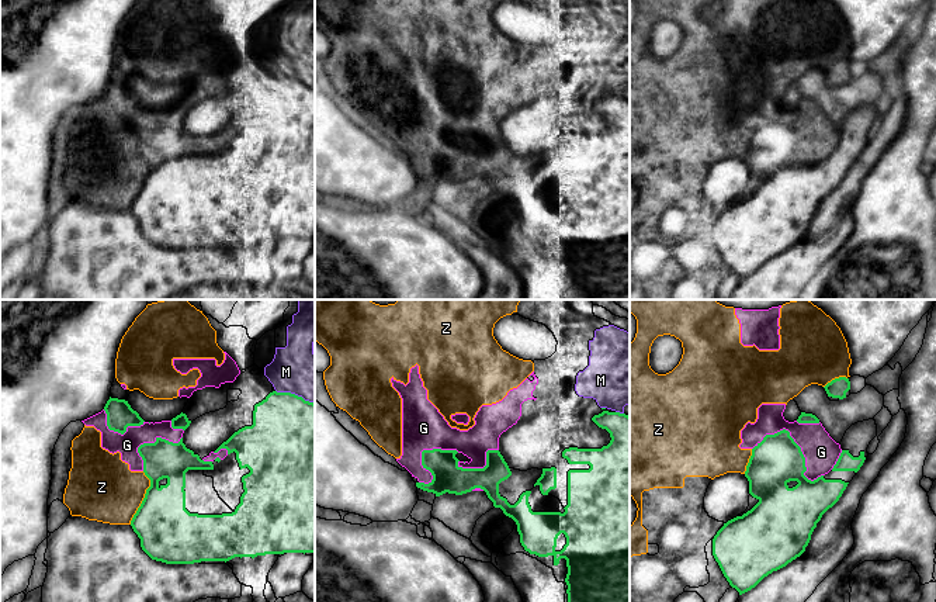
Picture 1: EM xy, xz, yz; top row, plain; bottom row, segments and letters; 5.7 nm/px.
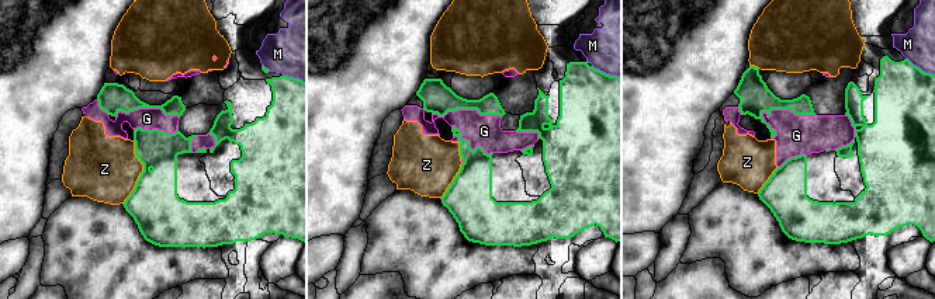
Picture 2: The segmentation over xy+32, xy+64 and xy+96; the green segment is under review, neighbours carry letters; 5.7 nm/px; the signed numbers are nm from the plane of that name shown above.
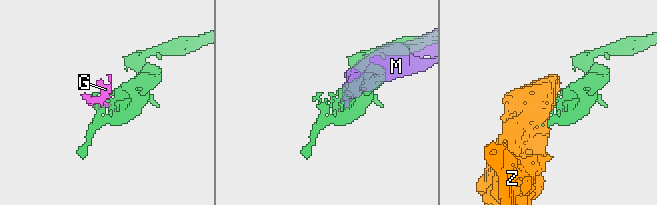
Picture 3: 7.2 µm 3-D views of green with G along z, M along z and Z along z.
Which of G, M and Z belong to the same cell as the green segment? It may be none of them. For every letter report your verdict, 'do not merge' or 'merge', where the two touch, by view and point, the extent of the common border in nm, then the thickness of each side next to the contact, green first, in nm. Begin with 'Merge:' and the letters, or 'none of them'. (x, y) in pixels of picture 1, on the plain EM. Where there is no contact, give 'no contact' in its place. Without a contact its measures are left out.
Merge: none of them
G: do not merge; contact yz (797, 130); length 440 nm; calibres 280 and 200 nm
M: do not merge; contact xy (294, 79); length 240 nm; calibres 460 and 280 nm
Z: do not merge; contact xy (144, 183); length 320 nm; calibres 340 and 380 nm

